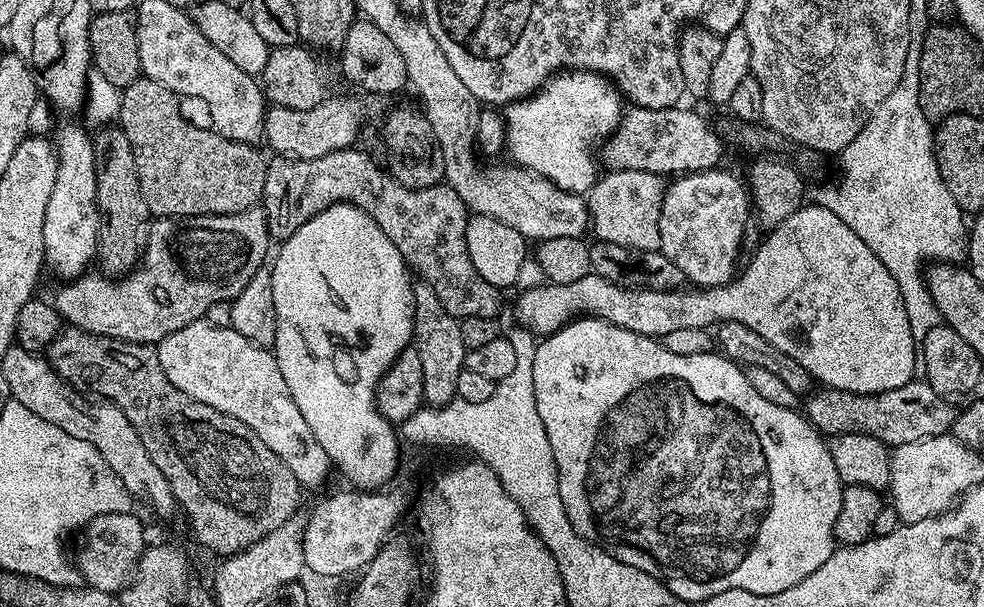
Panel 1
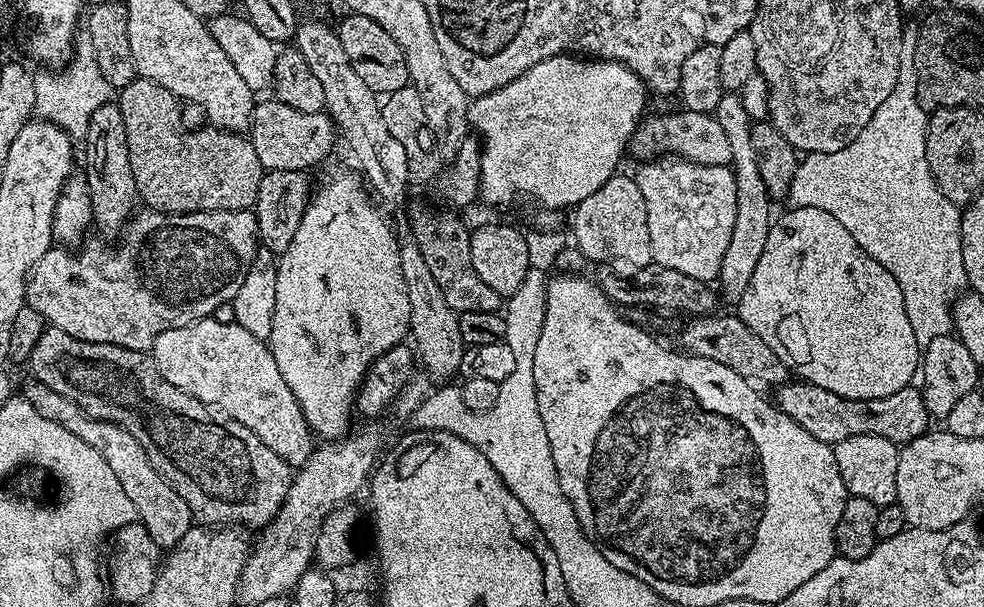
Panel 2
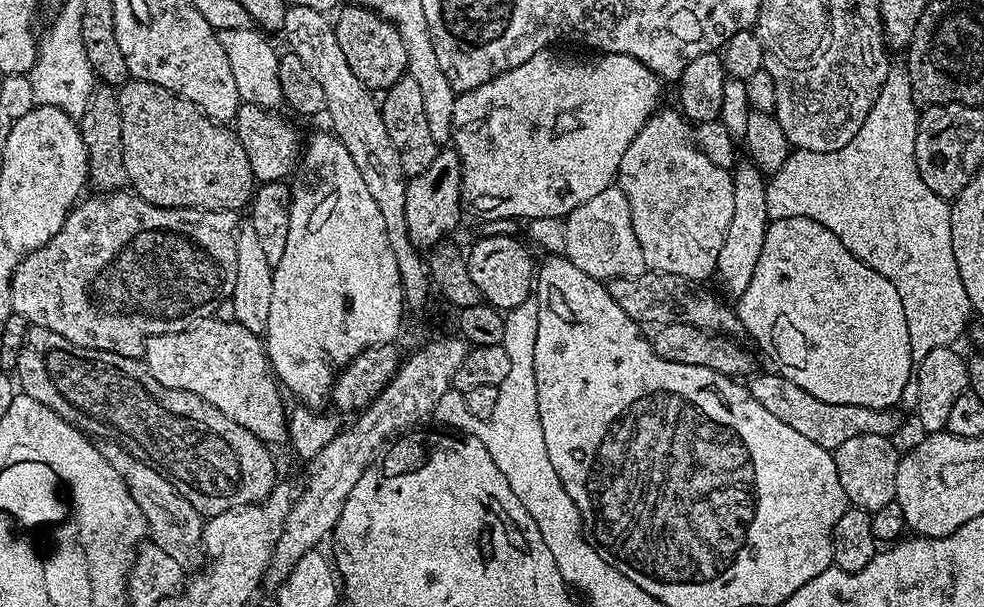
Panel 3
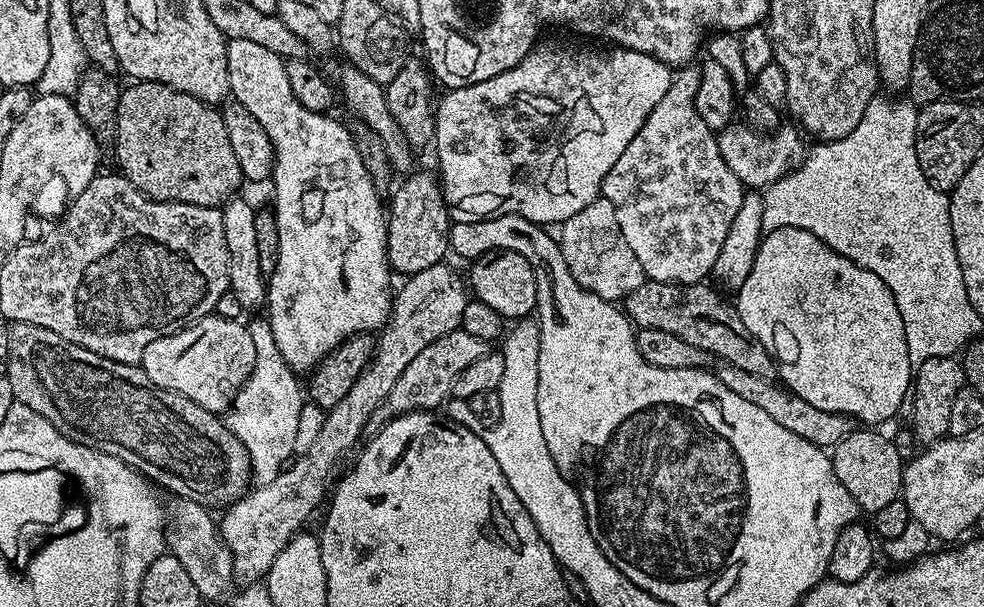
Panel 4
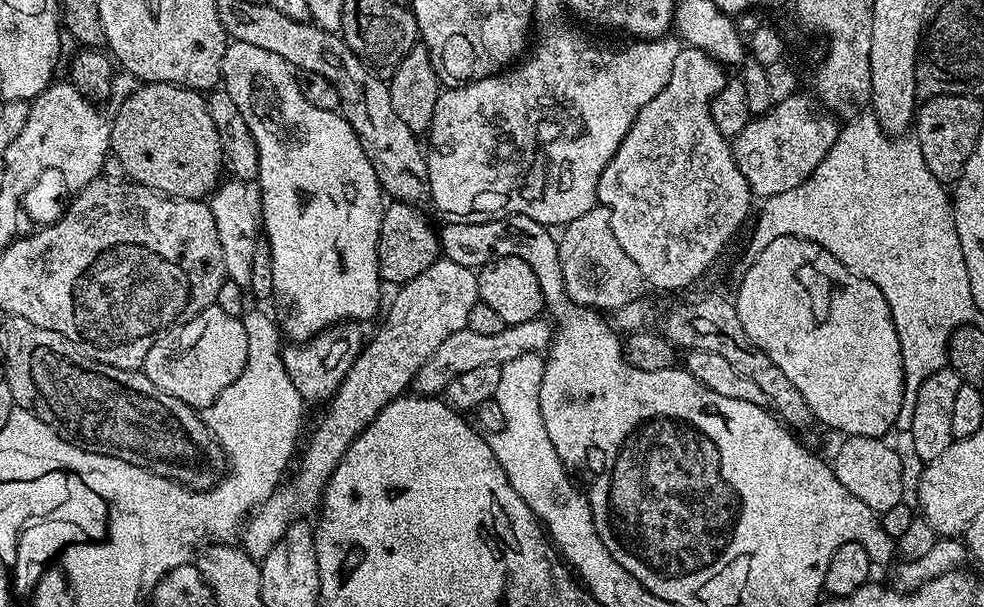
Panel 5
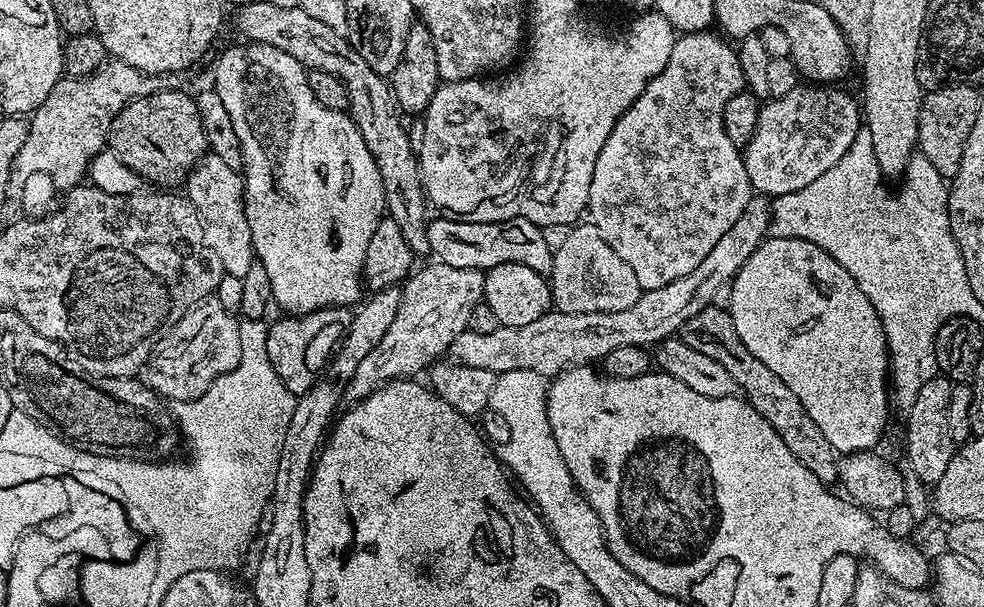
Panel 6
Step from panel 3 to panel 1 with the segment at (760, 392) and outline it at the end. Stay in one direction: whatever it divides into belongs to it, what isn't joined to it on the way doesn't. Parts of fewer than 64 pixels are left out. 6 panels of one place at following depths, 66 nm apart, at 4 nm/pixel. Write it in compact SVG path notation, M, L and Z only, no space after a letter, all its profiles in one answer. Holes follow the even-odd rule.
M914 378L906 386L898 386L898 390L886 390L876 394L854 394L837 388L824 388L813 391L807 397L806 403L808 420L825 437L870 435L887 446L945 435L956 420L957 413L957 409L951 408L948 405L951 403L938 395L923 378Z

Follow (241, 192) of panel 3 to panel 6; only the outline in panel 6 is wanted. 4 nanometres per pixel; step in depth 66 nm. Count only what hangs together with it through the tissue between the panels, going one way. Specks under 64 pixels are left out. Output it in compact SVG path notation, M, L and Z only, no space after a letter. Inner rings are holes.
M171 90L155 92L130 101L114 118L108 131L107 147L119 160L126 162L126 166L130 166L130 170L134 170L134 174L138 174L141 181L148 183L149 180L152 183L149 185L152 186L161 184L159 187L164 190L175 189L175 184L183 185L209 151L206 130L202 126L202 118L195 99L184 92Z

